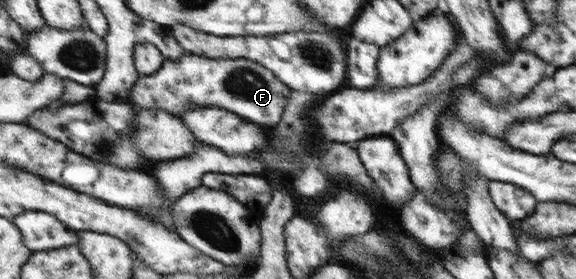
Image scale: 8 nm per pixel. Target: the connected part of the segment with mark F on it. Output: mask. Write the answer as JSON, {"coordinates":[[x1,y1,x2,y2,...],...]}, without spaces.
{"coordinates":[[193,53,179,60,166,59,161,70,144,75,134,88,135,105,150,109,163,109,179,115,193,107,219,107,249,118,255,124,283,122,294,89,270,68,256,60,212,59]]}

